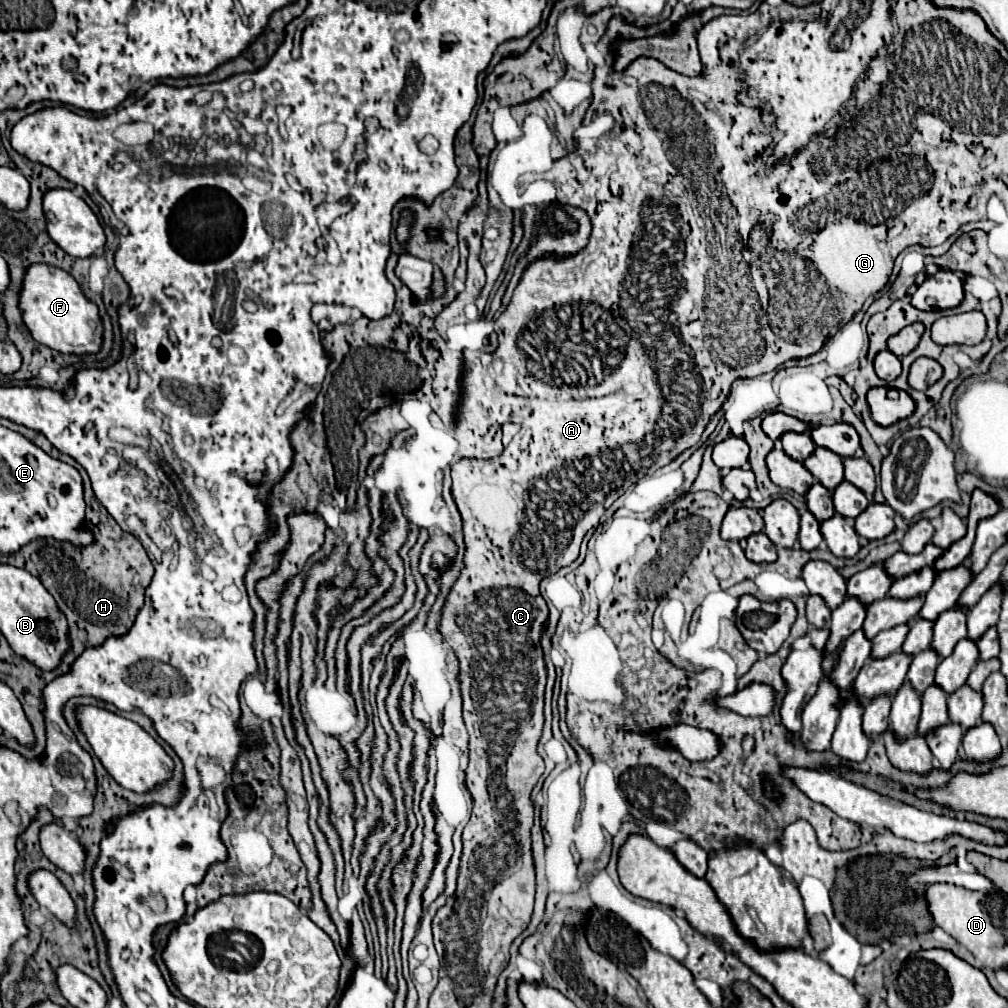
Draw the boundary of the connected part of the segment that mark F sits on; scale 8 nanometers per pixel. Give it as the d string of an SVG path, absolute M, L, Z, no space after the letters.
M38 264L30 266L24 278L24 288L20 294L20 308L24 314L24 324L36 342L58 350L62 354L98 354L102 348L104 326L98 314L98 306L84 296L78 282L64 270Z

